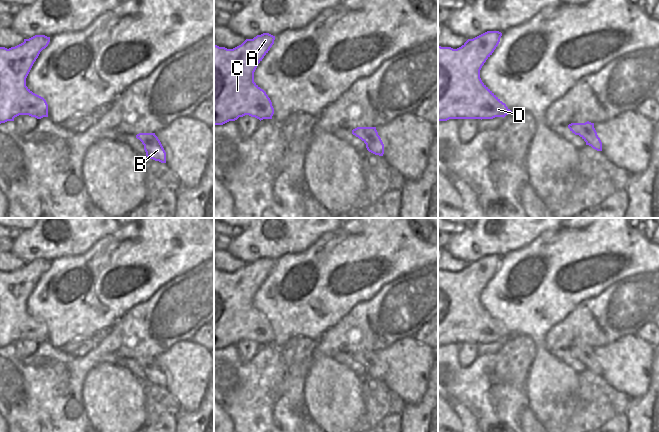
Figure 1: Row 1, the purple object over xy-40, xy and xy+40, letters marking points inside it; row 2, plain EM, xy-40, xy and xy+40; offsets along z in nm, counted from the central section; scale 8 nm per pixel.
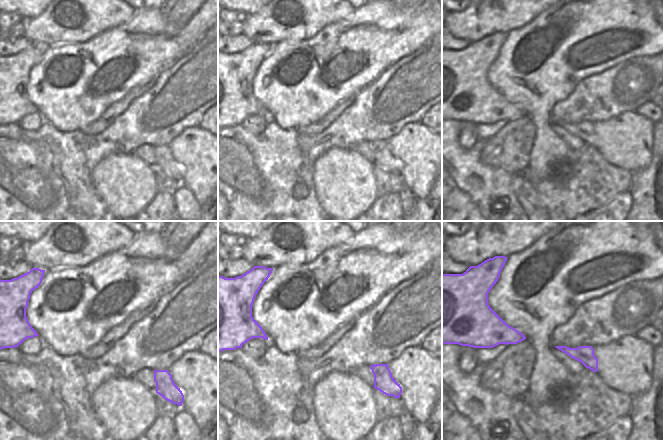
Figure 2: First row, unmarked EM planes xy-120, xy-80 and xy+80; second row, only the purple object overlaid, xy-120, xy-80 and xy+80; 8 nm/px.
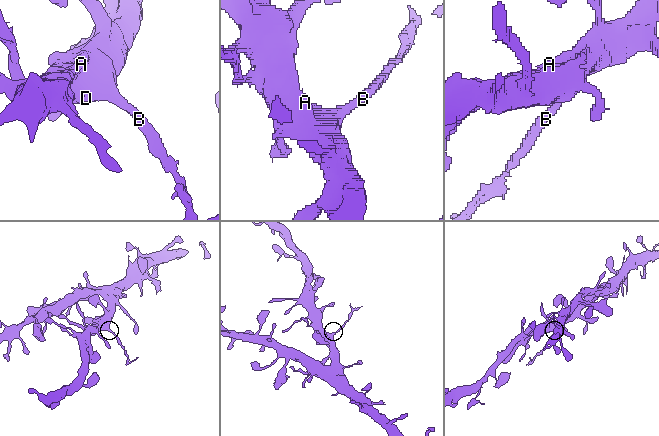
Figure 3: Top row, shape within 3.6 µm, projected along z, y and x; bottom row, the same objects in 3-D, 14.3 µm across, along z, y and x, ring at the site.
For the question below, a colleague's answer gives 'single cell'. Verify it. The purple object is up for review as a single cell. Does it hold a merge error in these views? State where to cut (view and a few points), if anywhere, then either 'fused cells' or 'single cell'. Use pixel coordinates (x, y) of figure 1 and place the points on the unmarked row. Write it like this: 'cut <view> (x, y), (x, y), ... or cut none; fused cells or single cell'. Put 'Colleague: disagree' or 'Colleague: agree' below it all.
cut xy (377, 358), (374, 358), (366, 369); fused cells
Colleague: disagree

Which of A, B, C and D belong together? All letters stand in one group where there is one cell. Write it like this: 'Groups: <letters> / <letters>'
Groups: A C D / B.

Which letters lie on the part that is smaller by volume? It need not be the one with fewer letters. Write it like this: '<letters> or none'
B

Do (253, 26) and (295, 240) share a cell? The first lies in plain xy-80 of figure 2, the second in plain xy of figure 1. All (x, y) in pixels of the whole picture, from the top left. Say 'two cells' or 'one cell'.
one cell

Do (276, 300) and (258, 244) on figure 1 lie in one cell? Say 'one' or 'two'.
two

